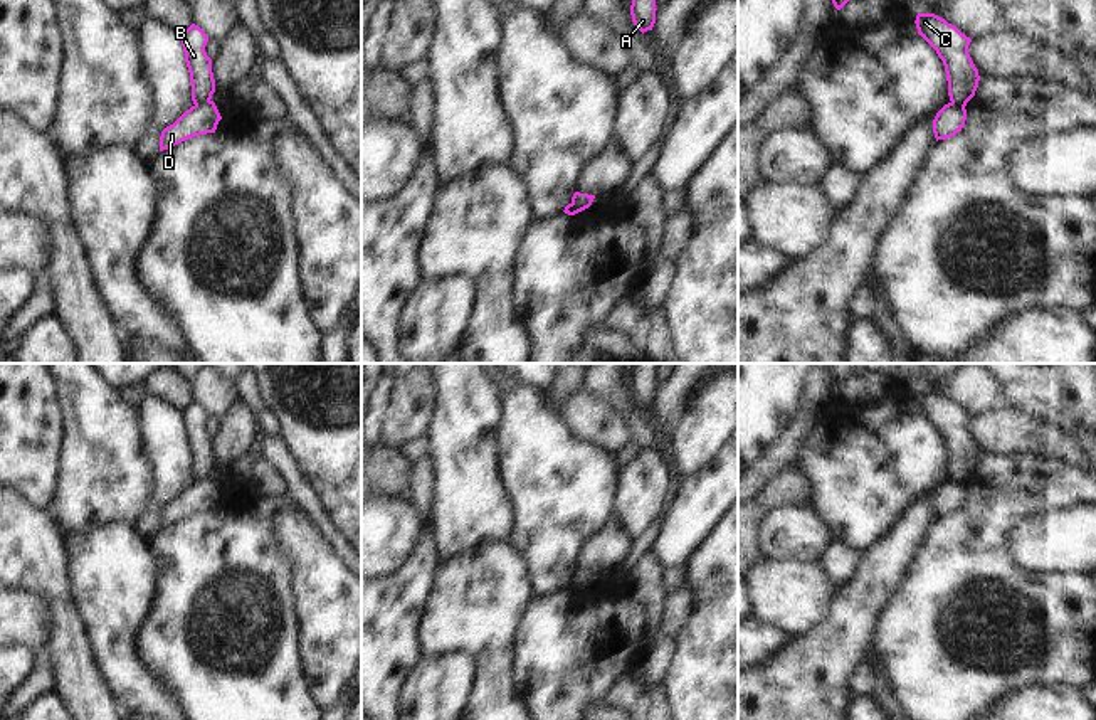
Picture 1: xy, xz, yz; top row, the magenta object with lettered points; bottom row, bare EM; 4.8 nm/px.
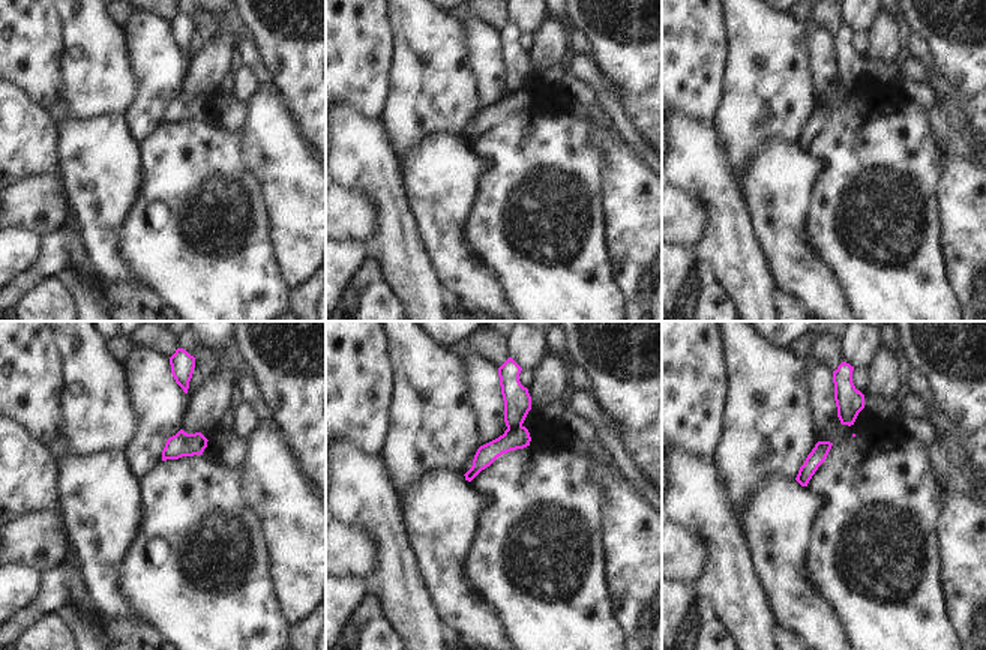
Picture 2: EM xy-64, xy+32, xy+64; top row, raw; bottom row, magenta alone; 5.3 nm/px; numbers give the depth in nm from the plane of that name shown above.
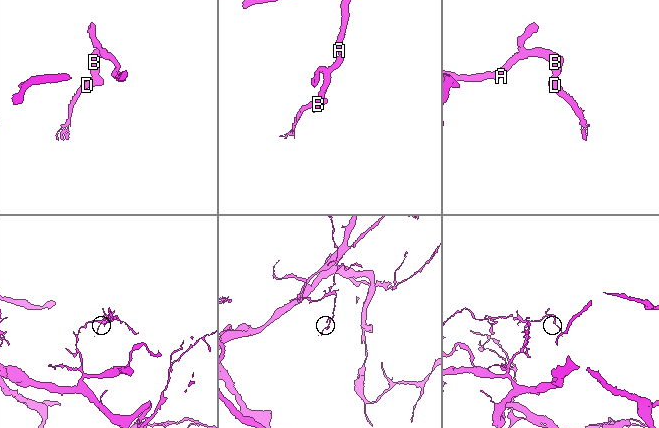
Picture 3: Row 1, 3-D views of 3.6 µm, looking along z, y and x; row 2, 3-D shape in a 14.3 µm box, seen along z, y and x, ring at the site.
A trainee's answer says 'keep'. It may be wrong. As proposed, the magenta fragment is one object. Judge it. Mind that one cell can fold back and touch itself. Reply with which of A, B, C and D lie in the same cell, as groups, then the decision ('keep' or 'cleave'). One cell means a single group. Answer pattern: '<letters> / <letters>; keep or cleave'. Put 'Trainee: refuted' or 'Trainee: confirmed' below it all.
A B C / D; cleave
Trainee: refuted

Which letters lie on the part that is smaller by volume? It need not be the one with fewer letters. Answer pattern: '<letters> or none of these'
D

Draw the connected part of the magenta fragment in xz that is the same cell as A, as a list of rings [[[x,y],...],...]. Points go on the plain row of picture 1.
[[[634,363],[630,392],[637,407],[652,407],[656,400],[656,367],[657,363]]]

